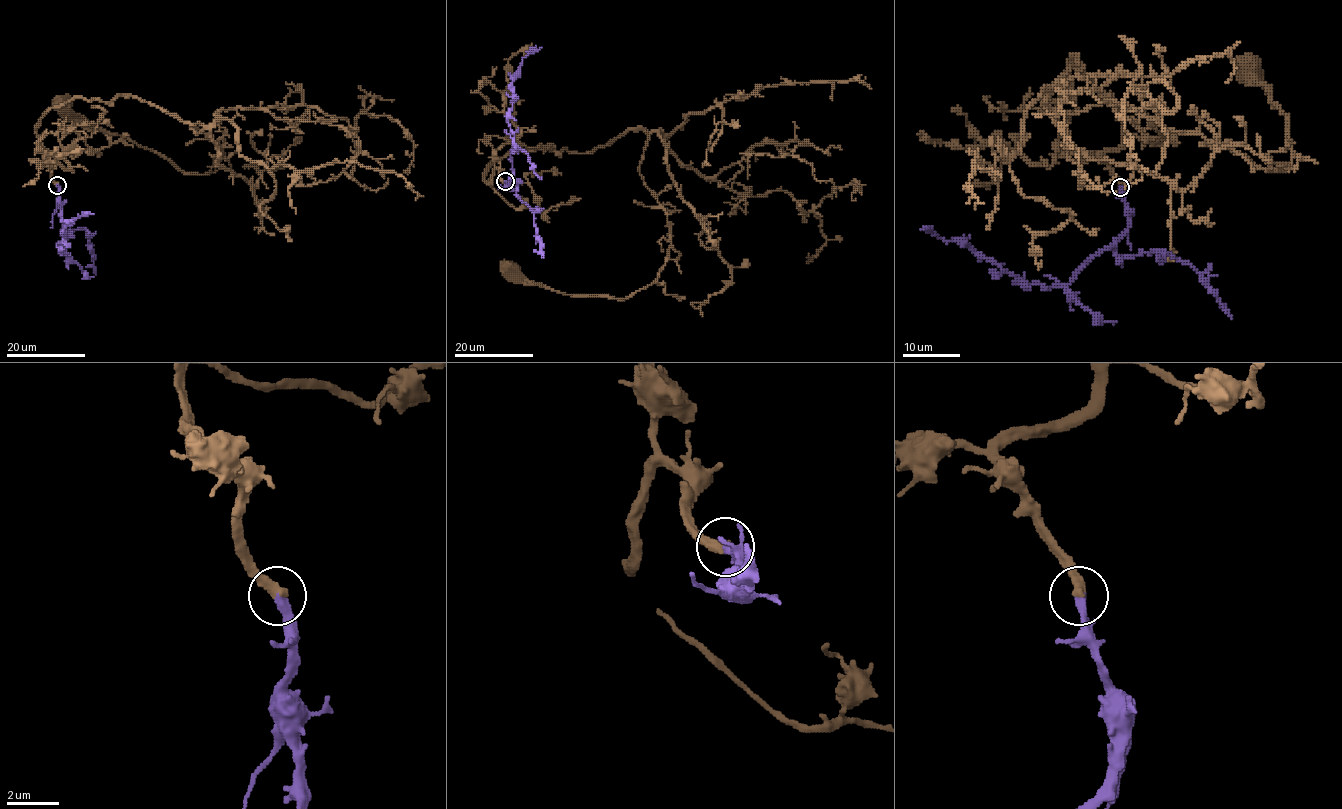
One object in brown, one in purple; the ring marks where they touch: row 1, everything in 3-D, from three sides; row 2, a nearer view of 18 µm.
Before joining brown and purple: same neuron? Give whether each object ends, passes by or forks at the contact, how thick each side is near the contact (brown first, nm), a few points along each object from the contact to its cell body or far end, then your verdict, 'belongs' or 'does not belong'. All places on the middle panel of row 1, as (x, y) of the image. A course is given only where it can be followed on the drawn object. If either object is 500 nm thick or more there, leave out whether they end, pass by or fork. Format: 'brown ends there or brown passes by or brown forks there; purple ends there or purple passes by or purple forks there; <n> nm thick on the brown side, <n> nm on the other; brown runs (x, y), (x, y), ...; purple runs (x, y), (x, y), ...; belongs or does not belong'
brown ends there; purple ends there; 440 nm thick on the brown side, 360 nm on the other; brown runs (506, 181), (484, 173), (511, 154), (646, 129), (640, 175), (671, 232), (624, 298), (510, 270); purple runs (506, 181), (508, 186), (512, 174), (513, 133), (508, 120), (512, 80), (522, 59), (531, 51), (542, 48); belongs

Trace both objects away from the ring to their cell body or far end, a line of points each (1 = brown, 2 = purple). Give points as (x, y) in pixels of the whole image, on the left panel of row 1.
1: (58, 185), (36, 126), (72, 99), (137, 96), (198, 123), (223, 154), (185, 174), (62, 105)
2: (58, 185), (65, 252), (60, 250), (63, 245), (64, 227), (83, 214), (94, 214)

